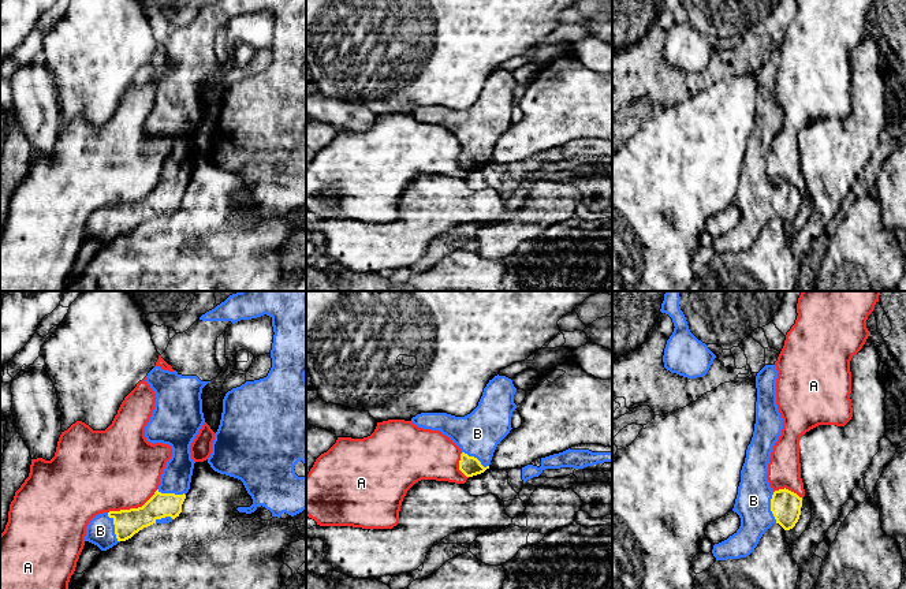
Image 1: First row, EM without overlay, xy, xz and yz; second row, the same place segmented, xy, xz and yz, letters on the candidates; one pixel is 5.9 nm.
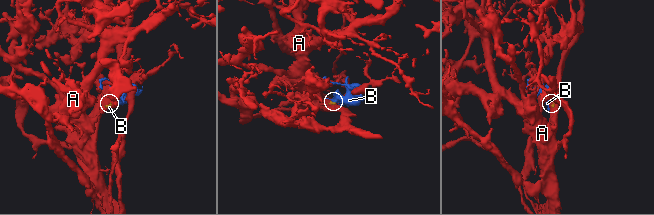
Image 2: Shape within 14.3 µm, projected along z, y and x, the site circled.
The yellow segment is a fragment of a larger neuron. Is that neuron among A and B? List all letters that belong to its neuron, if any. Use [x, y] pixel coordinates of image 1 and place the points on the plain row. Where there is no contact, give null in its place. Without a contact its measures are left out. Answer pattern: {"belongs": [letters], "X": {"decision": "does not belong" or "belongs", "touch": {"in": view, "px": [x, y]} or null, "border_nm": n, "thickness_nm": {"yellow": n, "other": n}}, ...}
{"belongs": ["B"], "A": {"decision": "does not belong", "touch": {"in": "xy", "px": [133, 202]}, "border_nm": 320, "thickness_nm": {"yellow": 160, "other": 480}}, "B": {"decision": "belongs", "touch": {"in": "xy", "px": [115, 222]}, "border_nm": 190, "thickness_nm": {"yellow": 160, "other": 160}}}

